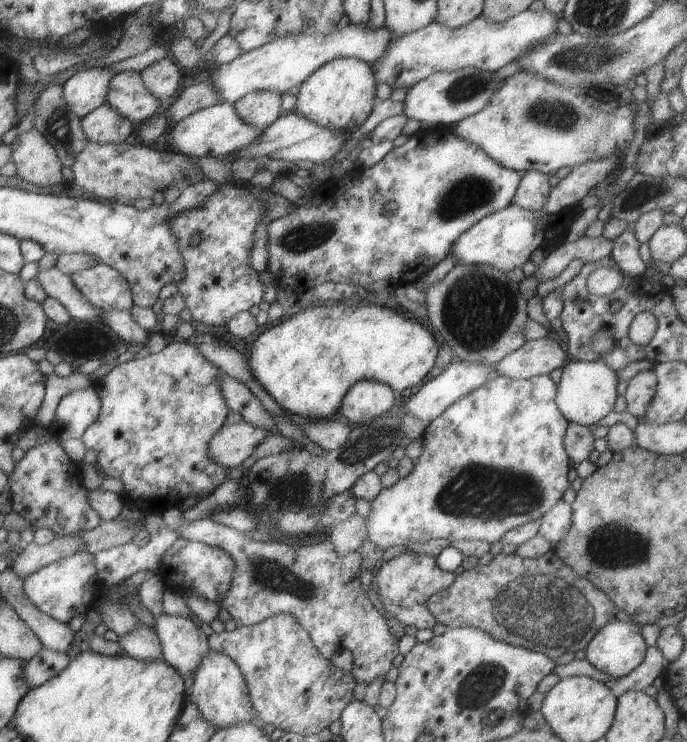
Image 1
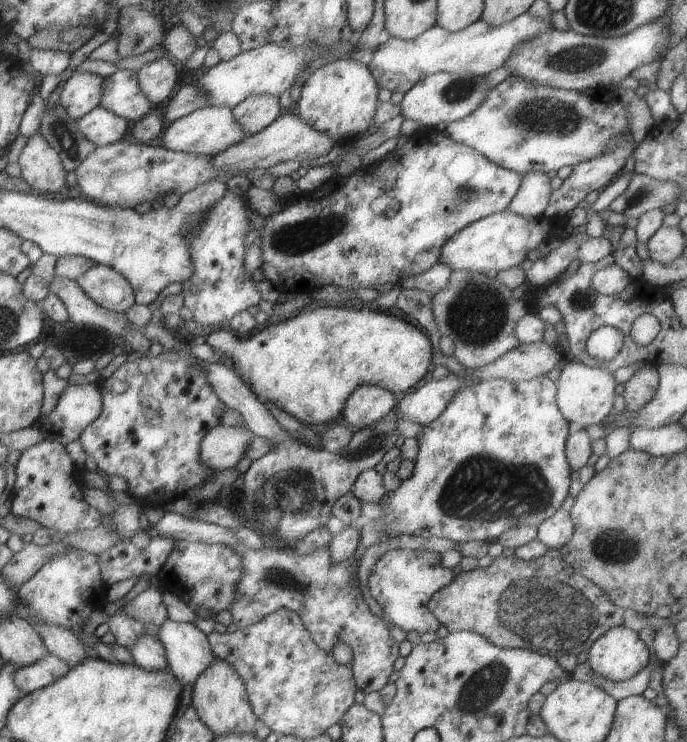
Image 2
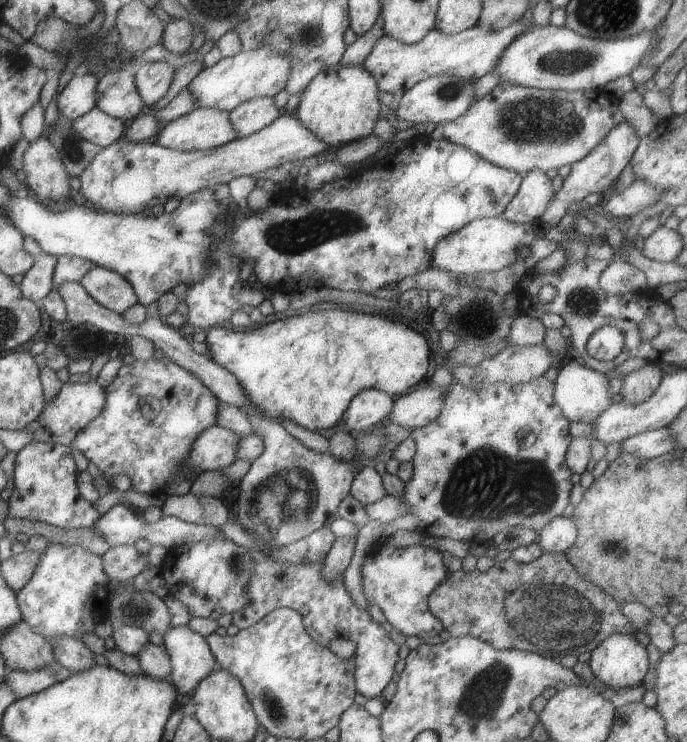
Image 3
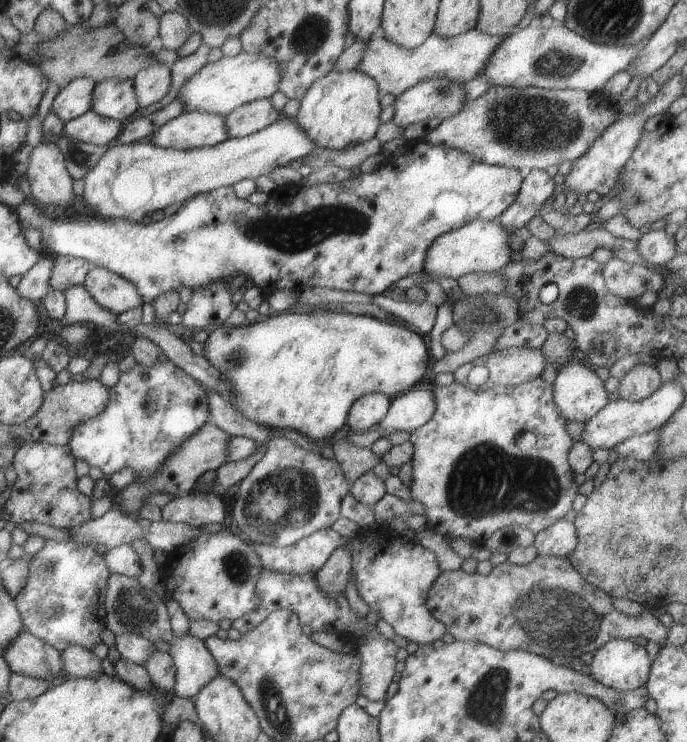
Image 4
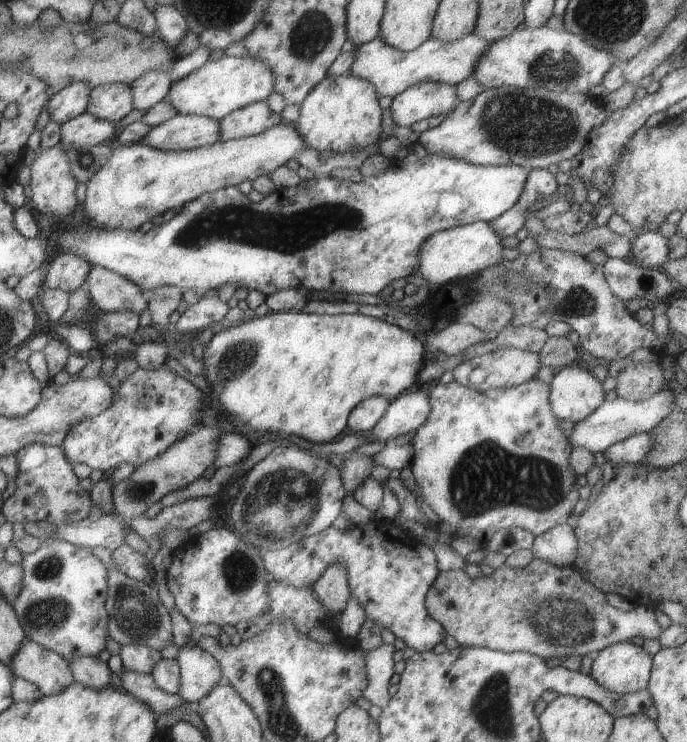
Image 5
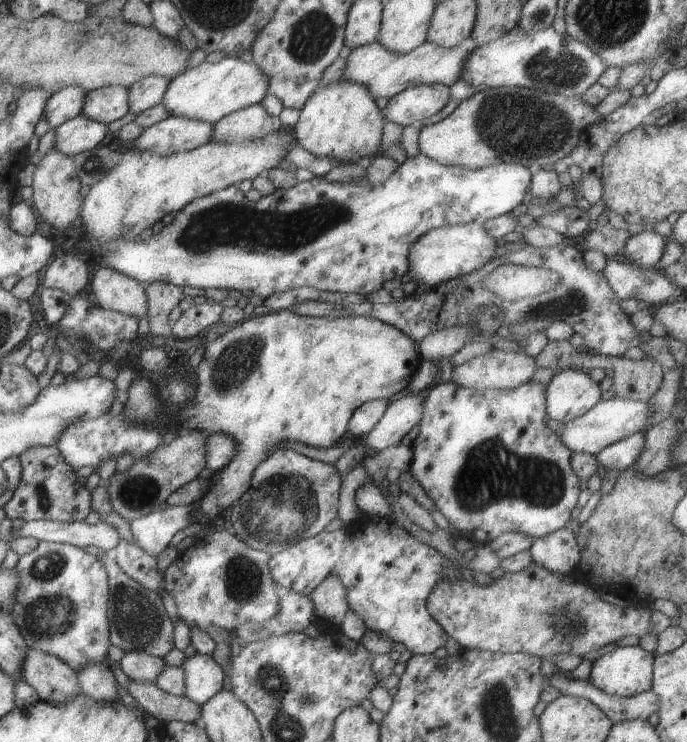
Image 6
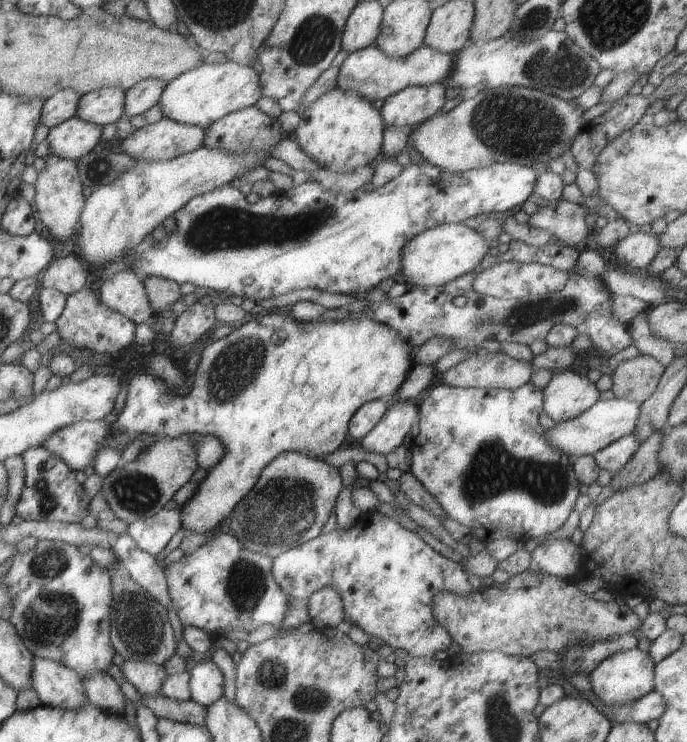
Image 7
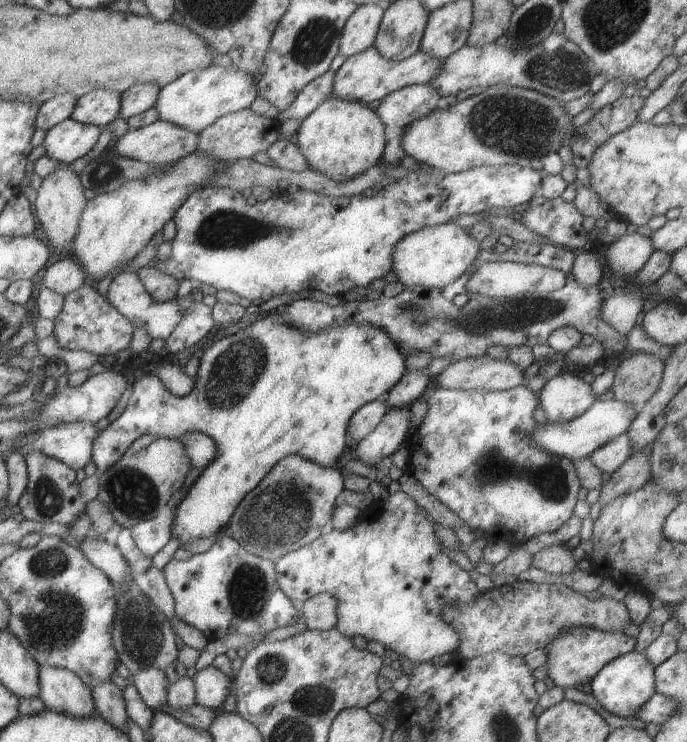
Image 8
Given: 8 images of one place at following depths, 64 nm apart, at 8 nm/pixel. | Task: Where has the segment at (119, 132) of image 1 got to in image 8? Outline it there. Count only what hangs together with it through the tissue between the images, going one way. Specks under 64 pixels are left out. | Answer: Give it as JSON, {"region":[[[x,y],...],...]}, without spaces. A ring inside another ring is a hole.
{"region":[[[67,118],[47,130],[42,146],[52,160],[72,164],[94,148],[103,129]]]}

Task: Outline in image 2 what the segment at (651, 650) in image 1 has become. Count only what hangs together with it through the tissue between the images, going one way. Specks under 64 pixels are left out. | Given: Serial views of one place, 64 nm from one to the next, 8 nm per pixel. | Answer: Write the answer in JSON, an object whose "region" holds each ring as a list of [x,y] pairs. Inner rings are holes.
{"region":[[[652,659],[651,662],[634,677],[624,681],[613,682],[596,675],[591,670],[589,664],[584,663],[578,664],[576,669],[572,671],[572,678],[591,682],[591,684],[602,688],[602,691],[610,694],[614,700],[620,701],[628,696],[644,693],[644,691],[649,688],[651,674],[657,666],[659,666],[659,660]]]}

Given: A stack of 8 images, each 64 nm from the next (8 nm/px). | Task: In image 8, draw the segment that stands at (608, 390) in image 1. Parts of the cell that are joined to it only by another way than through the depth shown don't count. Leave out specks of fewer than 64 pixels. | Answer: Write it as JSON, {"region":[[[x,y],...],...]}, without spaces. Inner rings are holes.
{"region":[[[566,370],[560,376],[547,380],[539,399],[546,419],[552,424],[574,420],[596,402],[591,385]]]}

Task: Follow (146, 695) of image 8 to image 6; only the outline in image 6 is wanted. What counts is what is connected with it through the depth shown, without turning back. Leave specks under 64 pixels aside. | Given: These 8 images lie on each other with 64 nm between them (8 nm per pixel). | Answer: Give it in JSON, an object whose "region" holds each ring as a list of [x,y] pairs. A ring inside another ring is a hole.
{"region":[[[125,652],[121,660],[121,669],[130,680],[156,684],[160,672],[166,668],[163,658],[150,656],[146,652]]]}

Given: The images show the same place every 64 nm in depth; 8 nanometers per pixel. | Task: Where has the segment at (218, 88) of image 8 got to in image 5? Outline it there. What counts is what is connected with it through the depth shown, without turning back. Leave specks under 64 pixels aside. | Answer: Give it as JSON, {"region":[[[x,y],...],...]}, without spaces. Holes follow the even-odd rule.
{"region":[[[225,54],[224,58],[208,60],[189,75],[173,82],[167,101],[176,108],[178,114],[197,114],[212,120],[220,120],[243,106],[267,100],[274,92],[275,79],[272,70],[262,60],[254,60],[250,55],[240,58]]]}

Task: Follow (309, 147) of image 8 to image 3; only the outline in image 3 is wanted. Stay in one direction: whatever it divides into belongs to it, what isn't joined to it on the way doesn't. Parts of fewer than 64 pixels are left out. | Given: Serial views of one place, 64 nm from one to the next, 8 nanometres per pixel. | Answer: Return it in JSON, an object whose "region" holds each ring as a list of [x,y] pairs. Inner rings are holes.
{"region":[[[337,63],[314,76],[301,93],[301,102],[294,115],[330,148],[338,149],[373,134],[382,108],[379,94],[377,81],[364,66]]]}

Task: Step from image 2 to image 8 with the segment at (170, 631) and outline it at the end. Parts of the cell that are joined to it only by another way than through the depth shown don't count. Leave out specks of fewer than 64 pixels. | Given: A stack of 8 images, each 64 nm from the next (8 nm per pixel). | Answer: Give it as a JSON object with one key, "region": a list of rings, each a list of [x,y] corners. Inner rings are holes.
{"region":[[[212,665],[197,670],[194,676],[196,686],[196,700],[198,705],[217,711],[225,703],[224,700],[235,691],[233,678],[226,676],[221,670],[216,670]]]}

